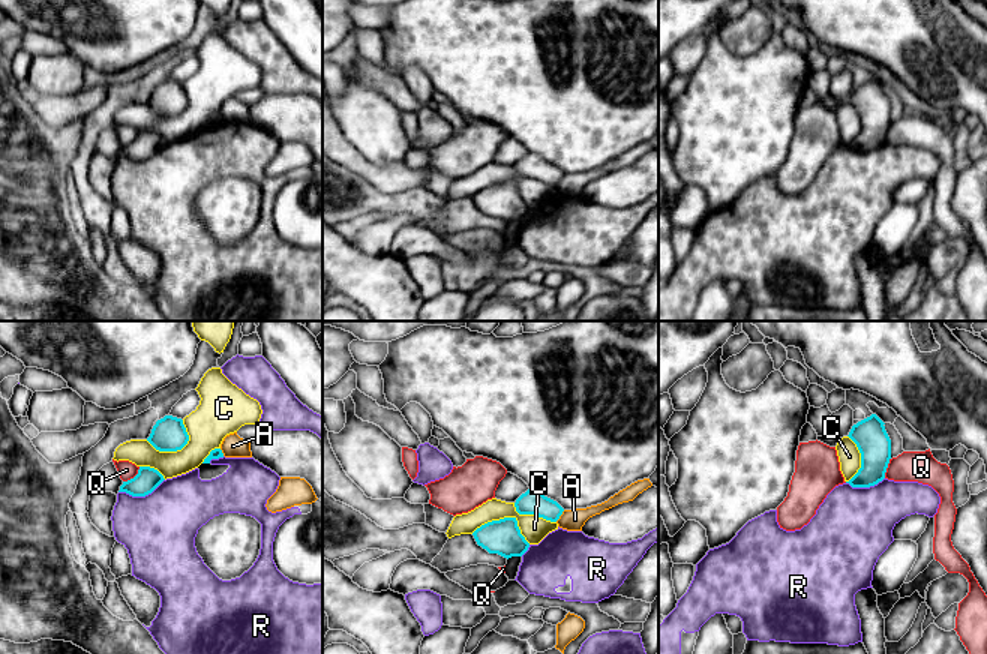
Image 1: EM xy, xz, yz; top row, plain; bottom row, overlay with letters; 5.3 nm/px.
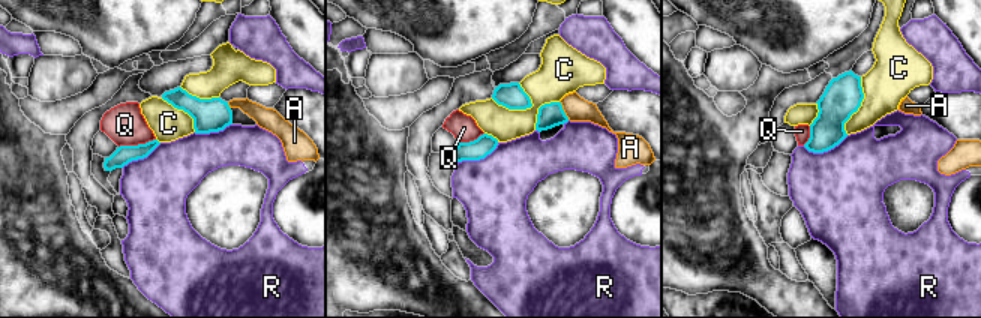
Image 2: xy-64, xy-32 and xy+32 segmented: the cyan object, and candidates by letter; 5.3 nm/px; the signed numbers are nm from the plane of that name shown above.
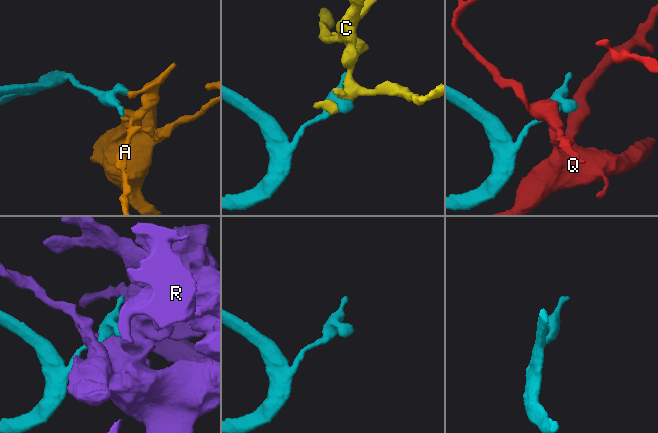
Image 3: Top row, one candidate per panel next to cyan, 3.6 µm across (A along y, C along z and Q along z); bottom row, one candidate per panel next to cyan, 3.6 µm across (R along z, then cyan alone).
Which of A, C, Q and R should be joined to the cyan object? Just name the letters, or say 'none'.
none

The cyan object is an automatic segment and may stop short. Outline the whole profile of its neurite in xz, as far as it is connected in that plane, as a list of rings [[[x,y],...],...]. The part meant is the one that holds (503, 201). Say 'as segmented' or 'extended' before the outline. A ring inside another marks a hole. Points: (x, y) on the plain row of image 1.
as segmented; [[[516,182],[492,184],[472,196],[478,210],[504,222],[522,220],[530,207],[520,198]]]

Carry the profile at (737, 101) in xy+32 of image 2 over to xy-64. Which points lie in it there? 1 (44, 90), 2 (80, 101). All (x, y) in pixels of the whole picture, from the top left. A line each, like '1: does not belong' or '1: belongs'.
1: does not belong
2: belongs

